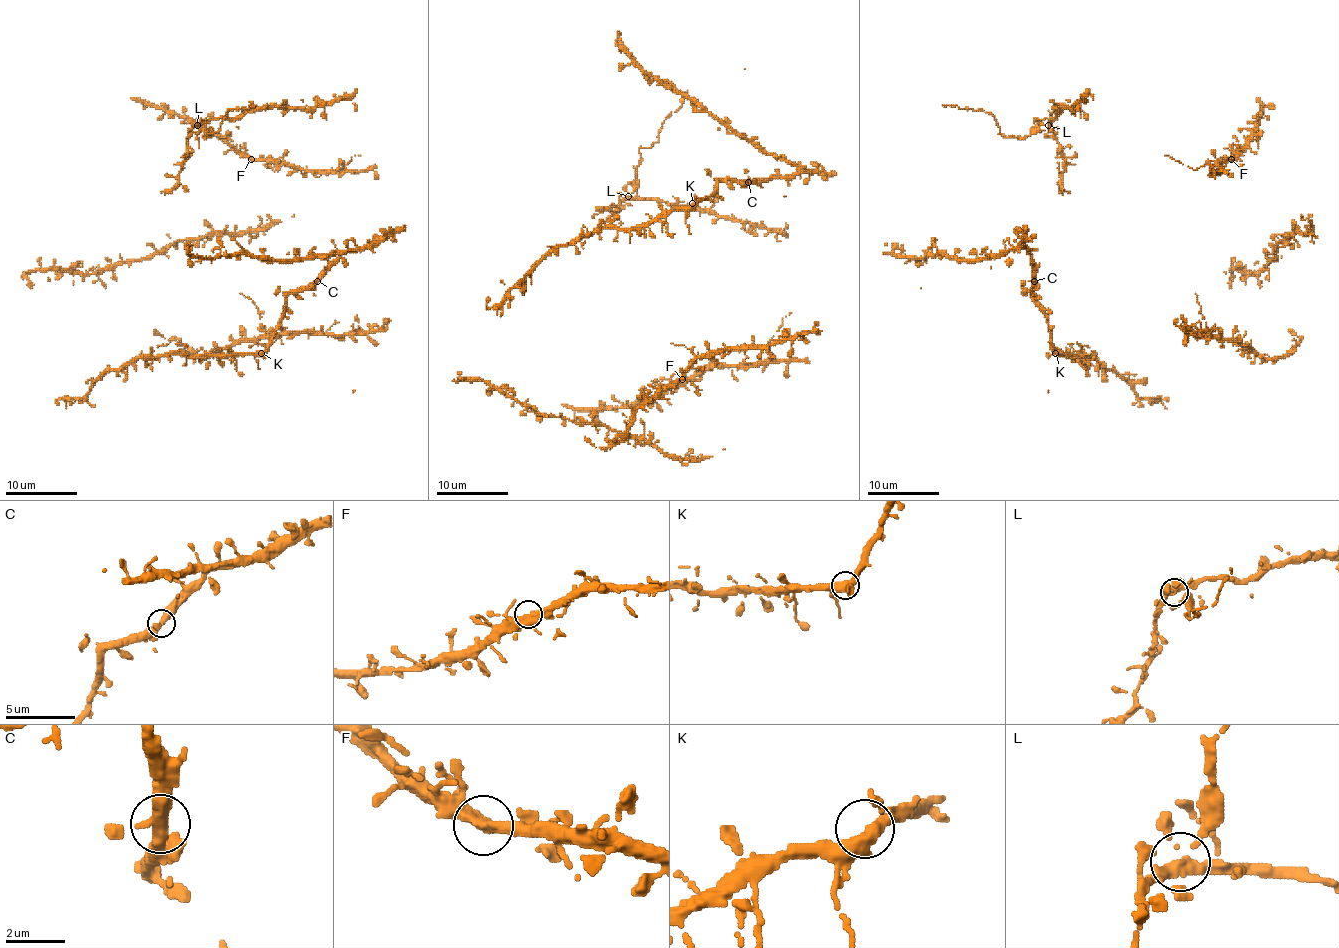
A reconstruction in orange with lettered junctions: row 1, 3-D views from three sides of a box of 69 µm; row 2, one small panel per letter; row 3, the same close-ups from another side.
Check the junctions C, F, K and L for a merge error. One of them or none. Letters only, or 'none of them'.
L

